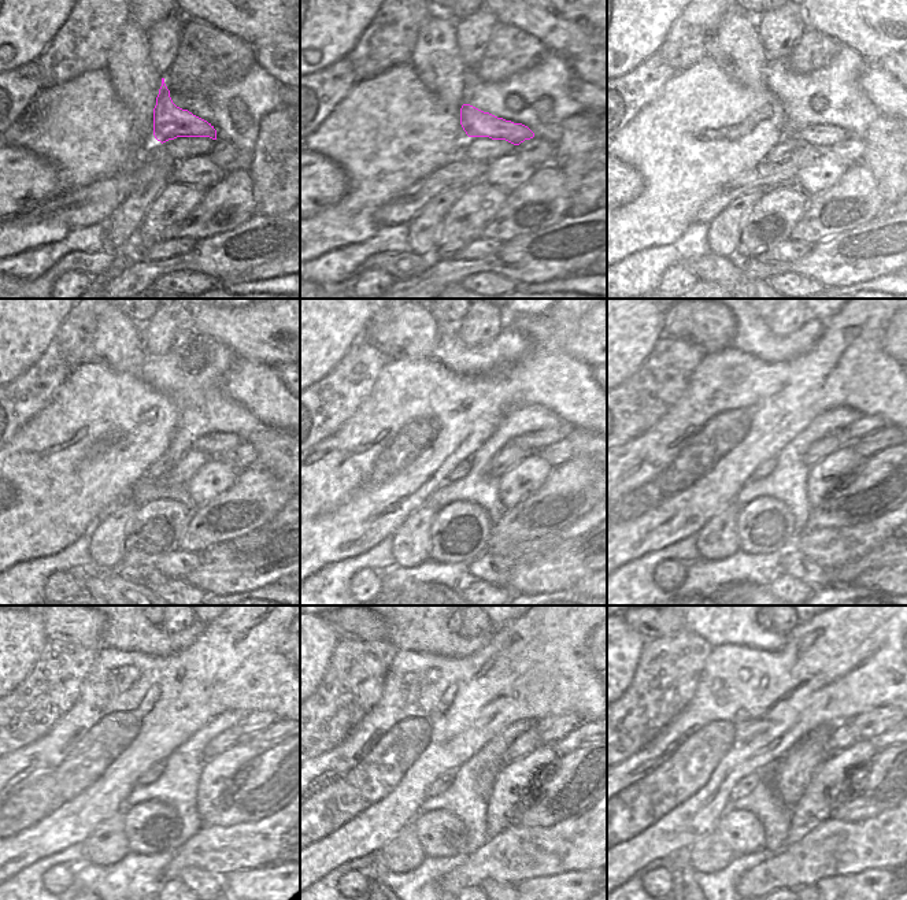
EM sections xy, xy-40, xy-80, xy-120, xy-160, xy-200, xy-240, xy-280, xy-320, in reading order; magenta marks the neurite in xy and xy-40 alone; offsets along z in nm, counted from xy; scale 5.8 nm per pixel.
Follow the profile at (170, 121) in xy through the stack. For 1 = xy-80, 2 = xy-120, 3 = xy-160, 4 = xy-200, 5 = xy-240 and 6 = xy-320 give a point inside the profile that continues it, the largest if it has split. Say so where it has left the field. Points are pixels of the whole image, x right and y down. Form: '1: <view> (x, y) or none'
1: xy-80 (821, 136)
2: xy-120 (214, 444)
3: xy-160 (529, 441)
4: xy-200 (865, 426)
5: xy-240 (251, 723)
6: xy-320 (865, 726)

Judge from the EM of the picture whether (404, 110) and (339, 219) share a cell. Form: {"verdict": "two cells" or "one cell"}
{"verdict": "one cell"}

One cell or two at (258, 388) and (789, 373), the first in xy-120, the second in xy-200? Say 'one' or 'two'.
one

